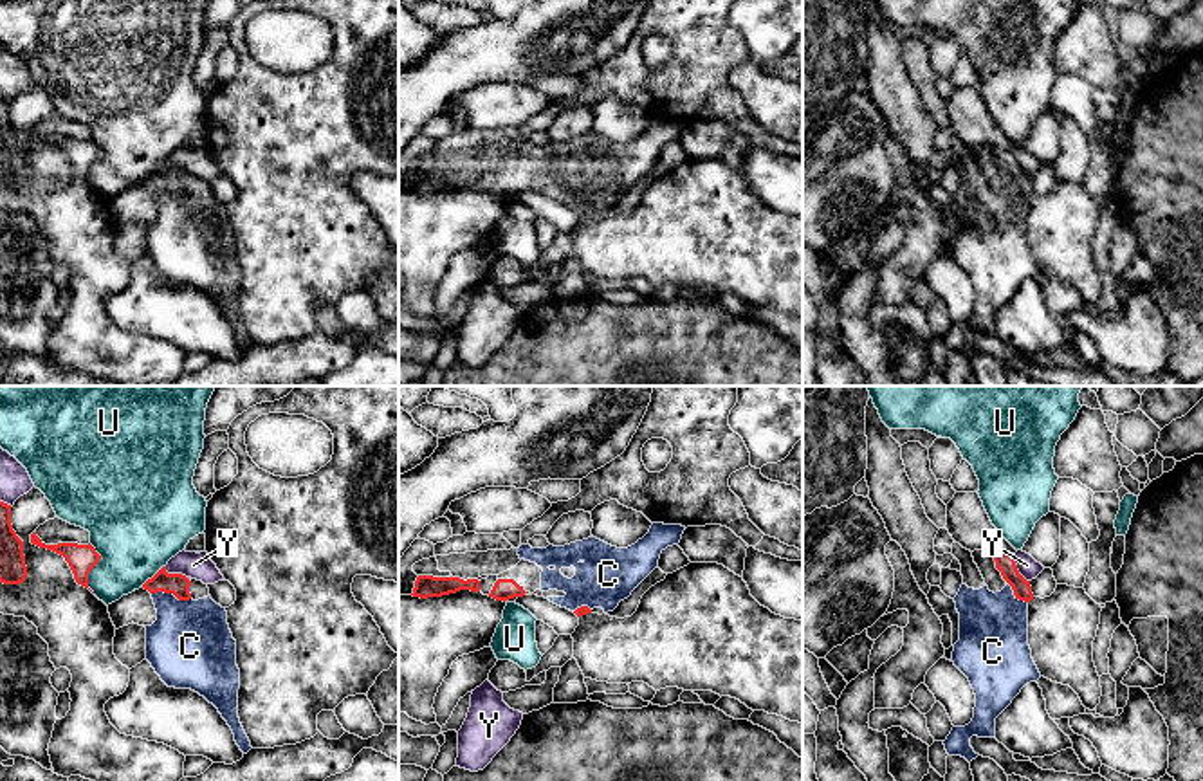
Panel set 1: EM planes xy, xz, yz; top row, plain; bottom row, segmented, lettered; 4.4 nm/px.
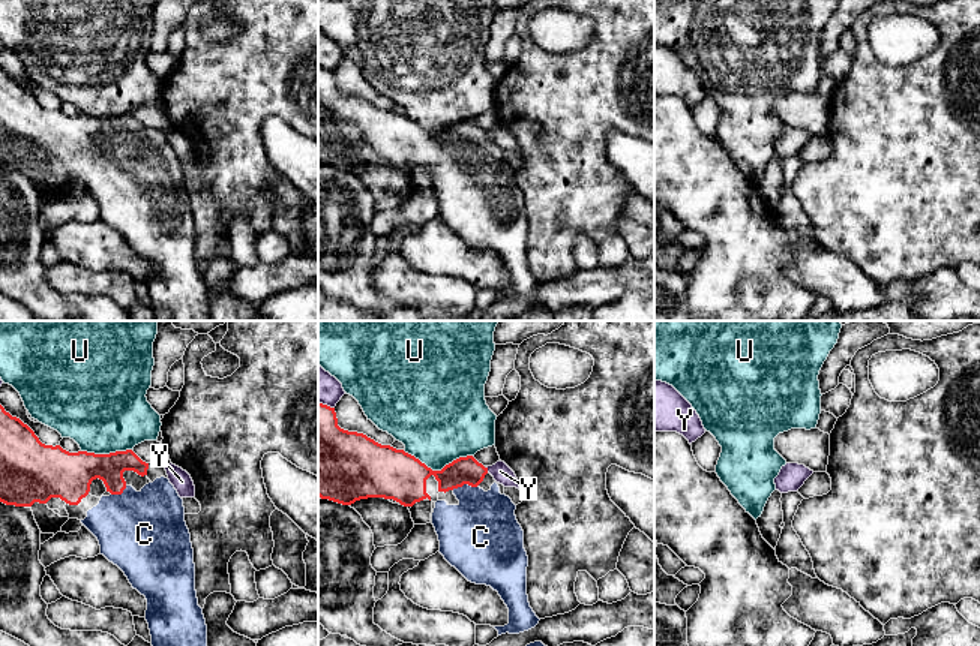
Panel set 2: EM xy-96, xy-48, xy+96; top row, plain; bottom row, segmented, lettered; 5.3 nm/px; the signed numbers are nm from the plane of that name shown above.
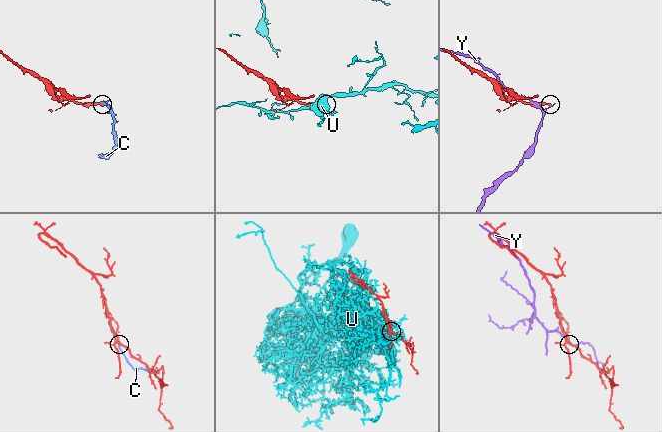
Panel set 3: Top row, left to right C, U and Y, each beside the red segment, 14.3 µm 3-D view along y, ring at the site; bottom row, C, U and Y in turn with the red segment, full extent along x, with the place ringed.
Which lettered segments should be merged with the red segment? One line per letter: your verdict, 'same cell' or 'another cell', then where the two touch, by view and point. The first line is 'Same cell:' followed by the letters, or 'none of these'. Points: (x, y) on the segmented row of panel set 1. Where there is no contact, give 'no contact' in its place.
Same cell: C
C: same cell; contact xy (172, 592)
U: another cell; contact xy (92, 567)
Y: another cell; contact yz (1016, 569)

